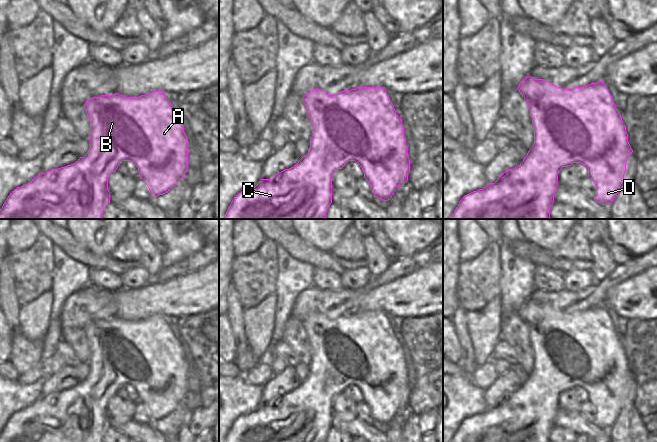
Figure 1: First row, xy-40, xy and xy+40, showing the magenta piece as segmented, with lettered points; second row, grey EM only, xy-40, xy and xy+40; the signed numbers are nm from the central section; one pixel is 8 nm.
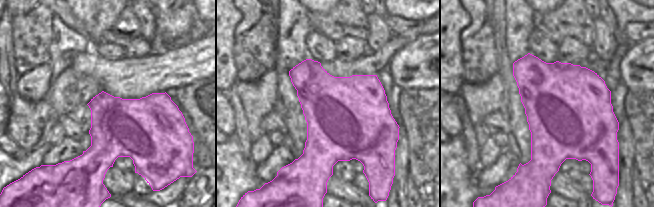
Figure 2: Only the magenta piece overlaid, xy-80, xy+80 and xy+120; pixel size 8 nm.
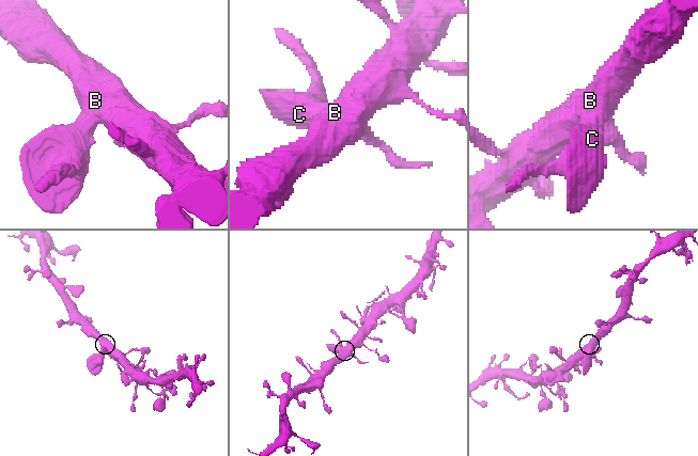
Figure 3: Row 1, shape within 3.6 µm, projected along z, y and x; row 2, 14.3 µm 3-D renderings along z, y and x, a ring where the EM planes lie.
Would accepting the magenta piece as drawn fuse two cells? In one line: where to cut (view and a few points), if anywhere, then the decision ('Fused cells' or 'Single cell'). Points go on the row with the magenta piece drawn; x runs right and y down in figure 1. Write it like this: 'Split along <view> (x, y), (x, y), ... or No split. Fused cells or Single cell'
No split. Single cell.

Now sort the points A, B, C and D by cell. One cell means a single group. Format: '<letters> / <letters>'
A B C D

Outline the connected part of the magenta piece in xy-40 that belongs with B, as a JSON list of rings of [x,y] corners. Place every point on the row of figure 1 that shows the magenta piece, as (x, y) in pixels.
[[[153,91],[139,97],[119,93],[93,97],[84,104],[90,120],[90,148],[75,163],[41,173],[29,183],[14,189],[2,208],[0,219],[102,219],[104,208],[110,203],[108,178],[123,161],[131,161],[148,186],[152,197],[163,195],[184,179],[188,170],[188,138],[181,118],[176,114],[164,91]]]

